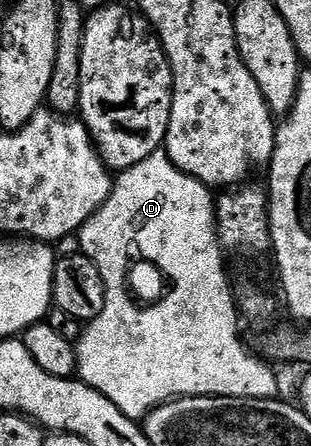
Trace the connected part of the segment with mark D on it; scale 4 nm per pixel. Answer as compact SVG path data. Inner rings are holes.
M164 150L151 153L151 157L114 178L107 201L81 227L79 238L80 254L95 261L107 289L103 313L87 324L75 344L77 375L82 383L99 389L127 417L138 421L159 404L184 395L278 398L276 370L264 358L252 359L237 332L239 312L225 272L226 256L217 238L214 192L180 171Z

